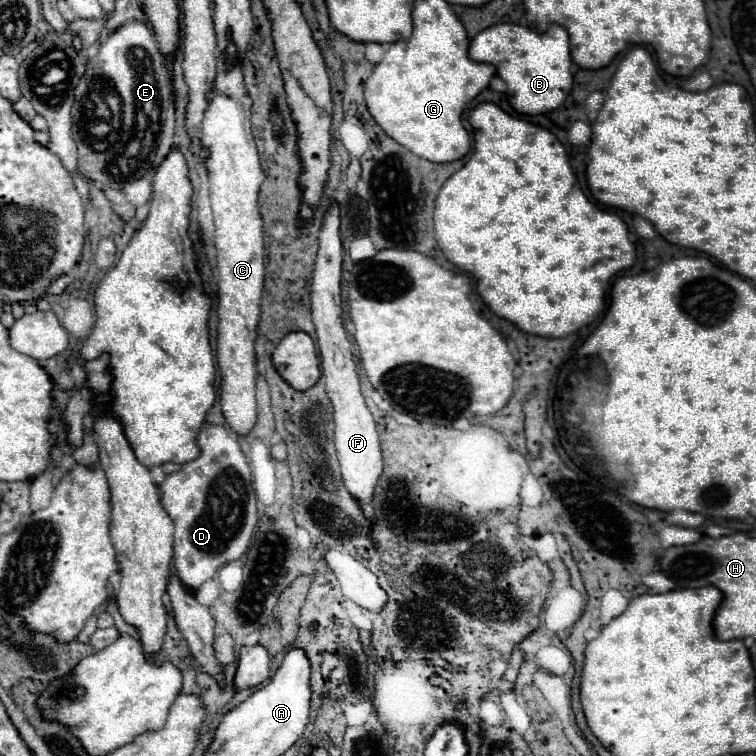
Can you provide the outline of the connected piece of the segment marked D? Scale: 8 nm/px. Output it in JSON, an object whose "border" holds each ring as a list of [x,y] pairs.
{"border":[[[212,424],[204,426],[202,432],[198,434],[198,446],[200,446],[202,454],[196,460],[186,462],[178,472],[168,474],[164,478],[164,482],[160,484],[162,506],[166,508],[166,512],[170,514],[170,518],[174,520],[174,526],[176,526],[176,530],[174,530],[174,568],[176,568],[176,574],[180,576],[180,580],[192,590],[198,590],[206,580],[210,580],[222,564],[226,564],[230,560],[238,560],[246,552],[250,538],[254,534],[256,522],[258,522],[258,508],[256,508],[256,496],[254,496],[254,488],[252,488],[250,466],[248,466],[244,450],[236,438],[238,436],[226,426],[212,426]]]}

